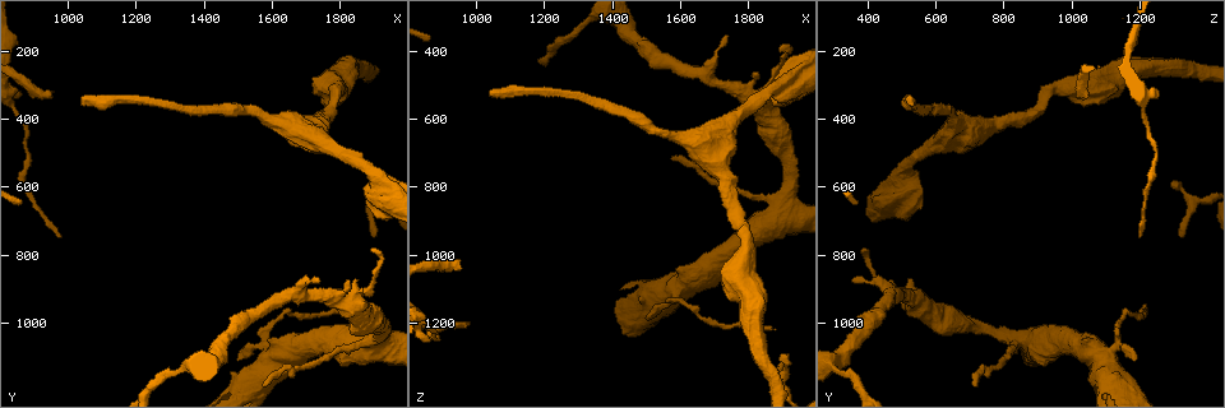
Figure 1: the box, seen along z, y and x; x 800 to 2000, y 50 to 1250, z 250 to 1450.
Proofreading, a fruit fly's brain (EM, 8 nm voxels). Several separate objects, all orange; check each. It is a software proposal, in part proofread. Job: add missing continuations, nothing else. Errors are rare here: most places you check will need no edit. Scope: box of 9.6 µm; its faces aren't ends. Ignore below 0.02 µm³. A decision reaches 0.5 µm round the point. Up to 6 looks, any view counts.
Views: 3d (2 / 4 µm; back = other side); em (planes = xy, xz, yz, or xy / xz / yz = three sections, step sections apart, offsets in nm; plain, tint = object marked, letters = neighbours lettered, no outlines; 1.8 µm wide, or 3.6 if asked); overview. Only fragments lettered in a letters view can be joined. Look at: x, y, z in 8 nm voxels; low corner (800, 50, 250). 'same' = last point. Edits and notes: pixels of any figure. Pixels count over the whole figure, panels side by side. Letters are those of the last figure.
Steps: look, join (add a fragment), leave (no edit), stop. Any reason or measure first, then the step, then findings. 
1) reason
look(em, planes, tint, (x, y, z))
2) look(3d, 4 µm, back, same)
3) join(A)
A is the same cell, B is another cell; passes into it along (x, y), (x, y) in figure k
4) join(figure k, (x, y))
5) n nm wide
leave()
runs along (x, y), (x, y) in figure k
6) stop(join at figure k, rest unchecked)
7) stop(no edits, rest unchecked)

branch stops here
look(3d, 4 µm, (1740, 880, 350))

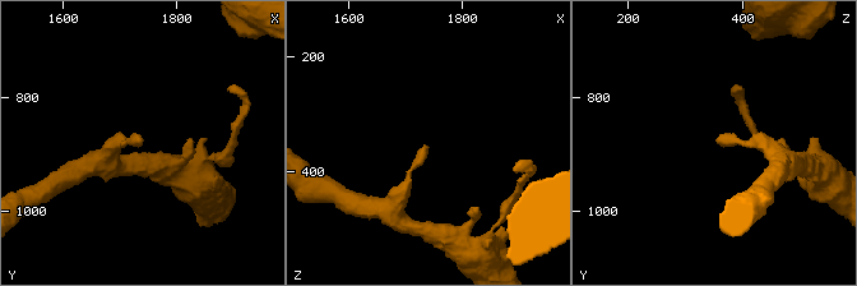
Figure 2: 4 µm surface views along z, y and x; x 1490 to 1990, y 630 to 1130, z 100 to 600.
now the EM
look(em, planes, letters, (1735, 875, 355))

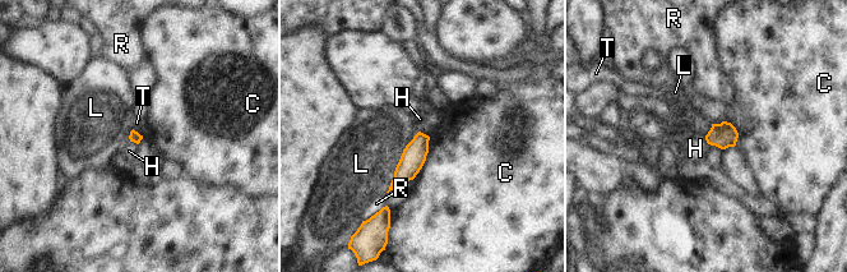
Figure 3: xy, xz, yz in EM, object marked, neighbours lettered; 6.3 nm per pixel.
leave()
C, H, L, R and T are other cells; border along (712, 124), (704, 137) in figure 3; no lettered fragment goes on from it

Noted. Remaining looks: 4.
free end
look(em, planes, tint, (1490, 1110, 1180))

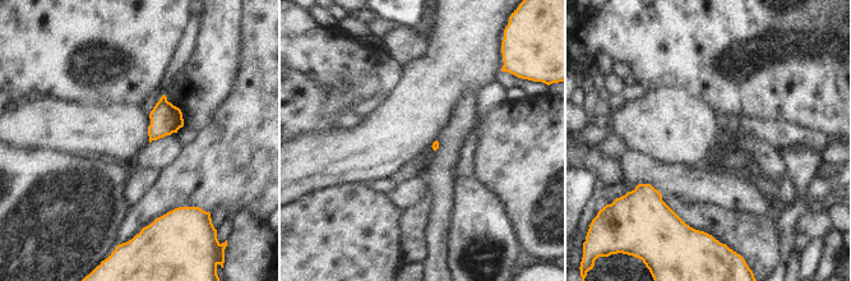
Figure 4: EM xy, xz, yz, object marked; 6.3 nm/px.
what lies round it
look(em, planes, letters, same)

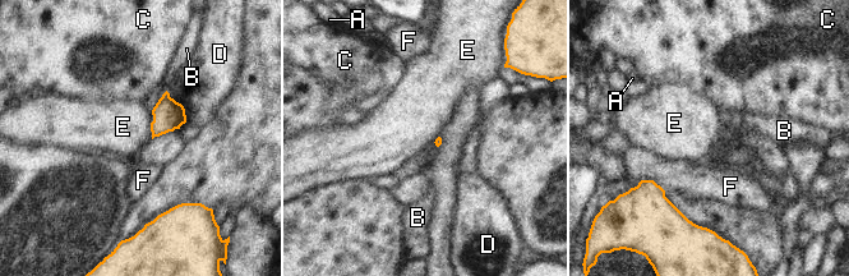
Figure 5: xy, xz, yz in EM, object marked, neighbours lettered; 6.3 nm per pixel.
leave()
A, B, C, D, E and F are other cells; none of them fits

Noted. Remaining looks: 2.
long arm stops here
look(em, xz, step 4, letters, (1040, 360, 540))

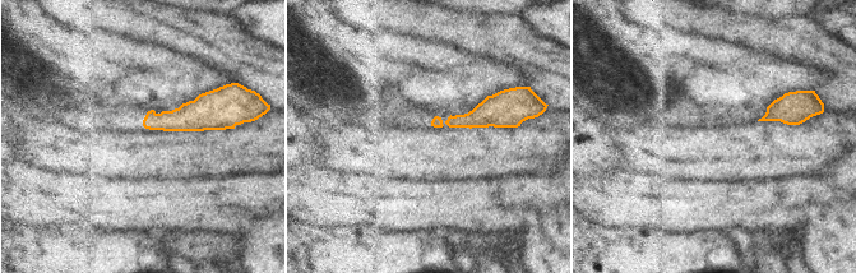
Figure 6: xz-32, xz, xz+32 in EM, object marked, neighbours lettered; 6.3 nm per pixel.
look(em, xy, step 16, letters, same)

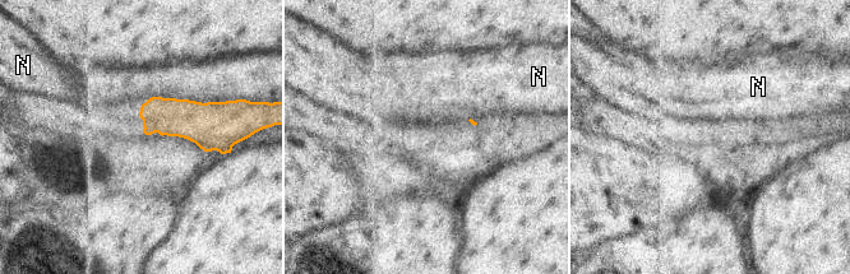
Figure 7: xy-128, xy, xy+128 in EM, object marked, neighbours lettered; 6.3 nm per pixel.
leave()
N is another cell; border along (147, 98), (175, 97), (220, 102) in figure 7; no lettered fragment goes on from it

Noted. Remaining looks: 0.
stop(no edits, rest unchecked)

